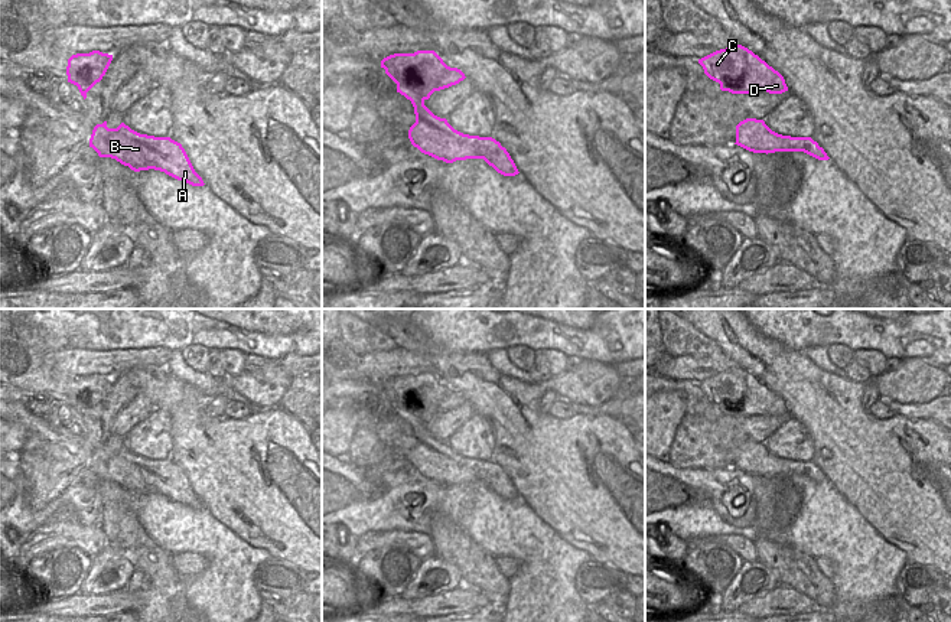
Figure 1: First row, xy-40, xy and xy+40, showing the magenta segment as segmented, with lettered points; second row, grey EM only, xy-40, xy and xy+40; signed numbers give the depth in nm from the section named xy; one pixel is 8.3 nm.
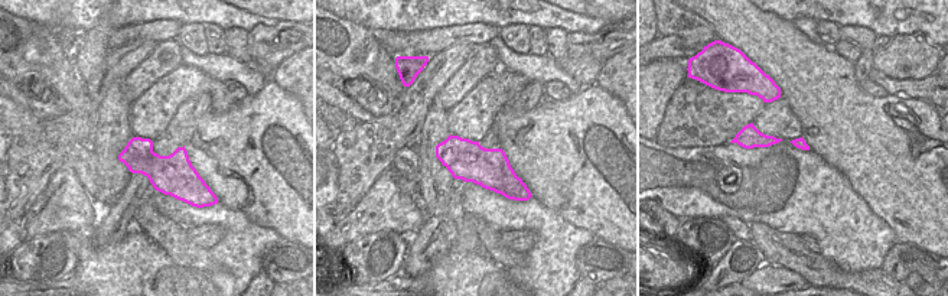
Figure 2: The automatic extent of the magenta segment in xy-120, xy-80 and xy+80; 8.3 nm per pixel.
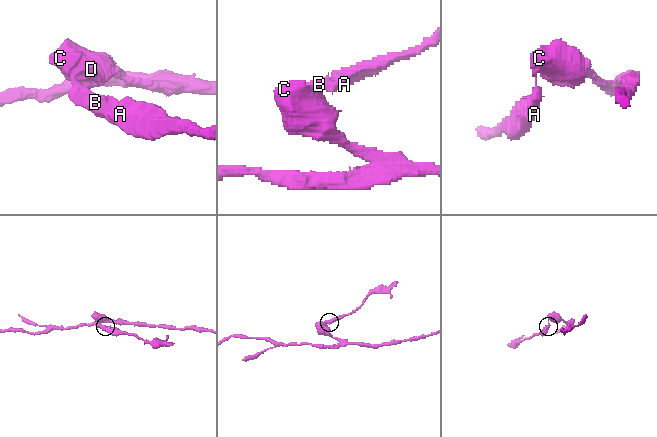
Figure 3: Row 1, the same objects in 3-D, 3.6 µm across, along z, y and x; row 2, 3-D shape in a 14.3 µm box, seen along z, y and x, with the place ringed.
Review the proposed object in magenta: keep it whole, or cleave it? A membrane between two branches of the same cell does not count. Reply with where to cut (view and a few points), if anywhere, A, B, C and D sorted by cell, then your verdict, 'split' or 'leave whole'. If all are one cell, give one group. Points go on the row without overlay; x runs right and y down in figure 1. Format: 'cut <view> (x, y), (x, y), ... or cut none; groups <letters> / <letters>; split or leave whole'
cut xy (430, 435), (416, 439); groups A B / C D; split

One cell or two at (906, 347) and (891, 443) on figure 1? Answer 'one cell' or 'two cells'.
two cells

